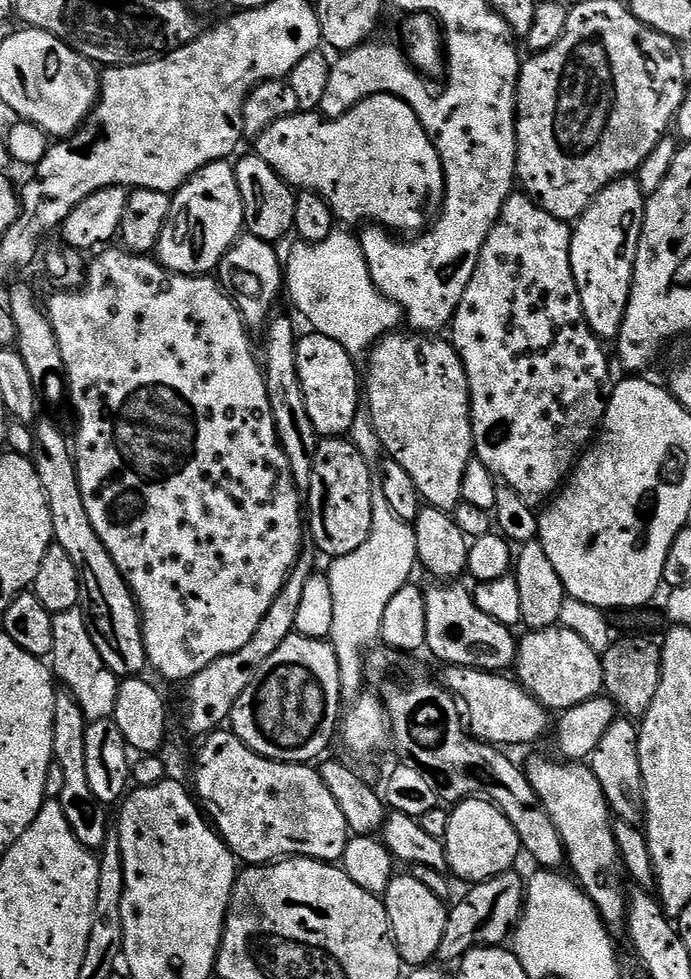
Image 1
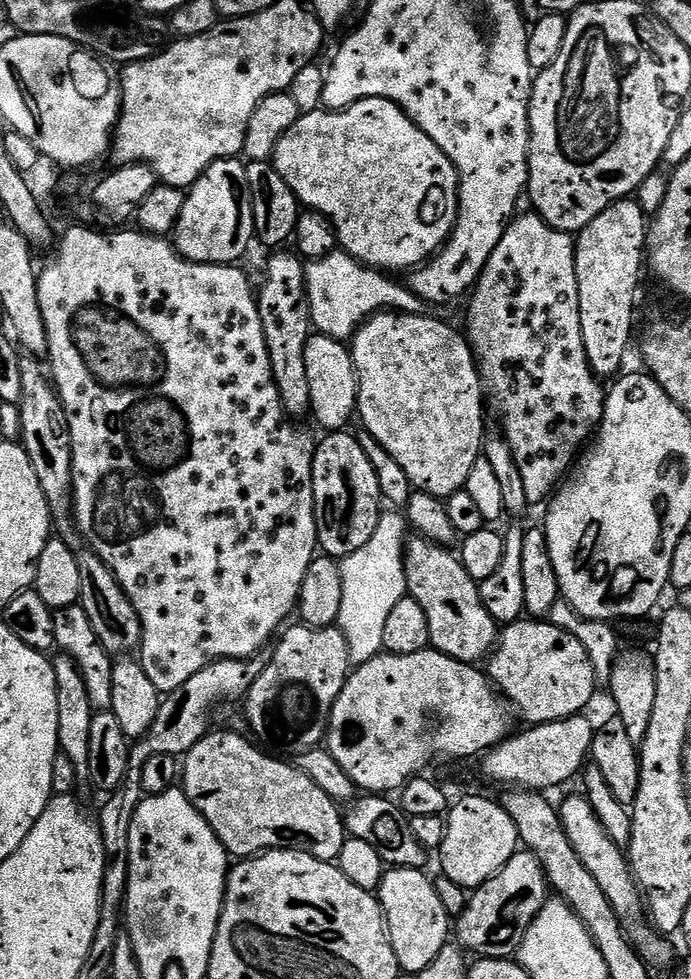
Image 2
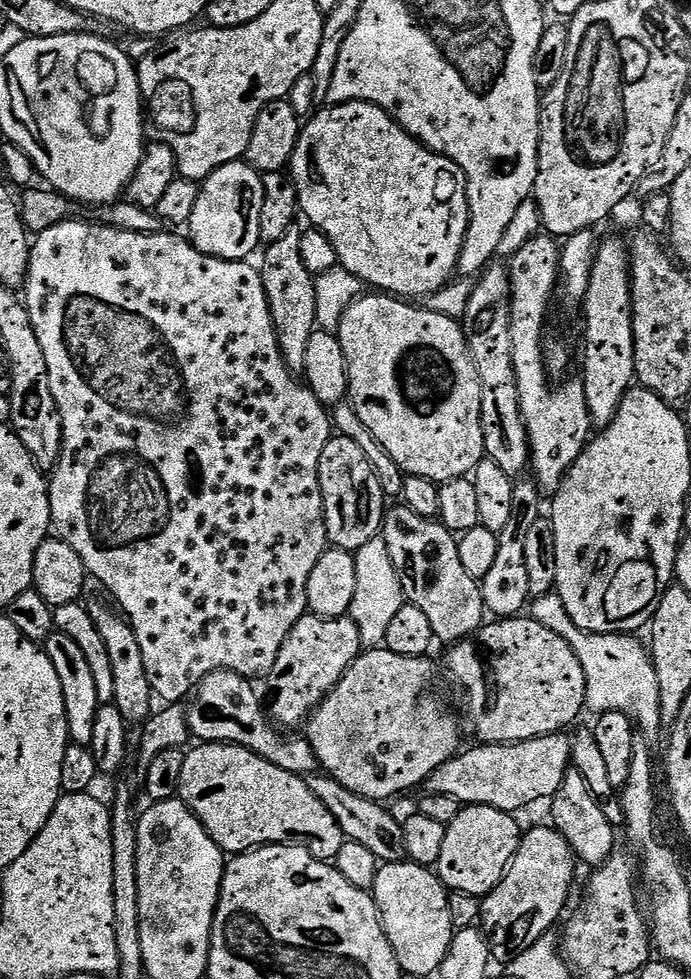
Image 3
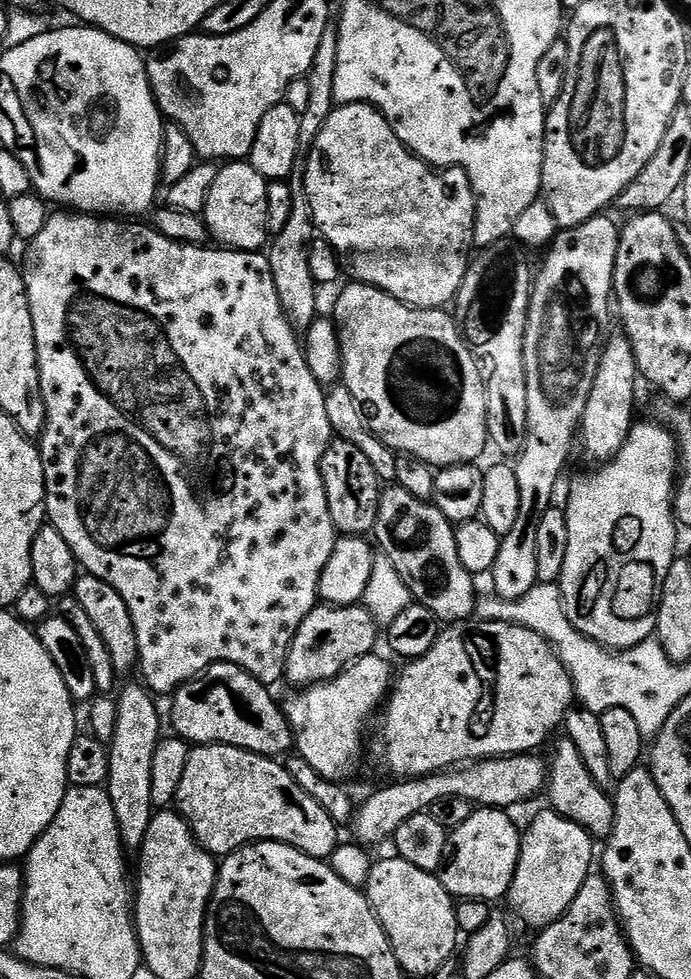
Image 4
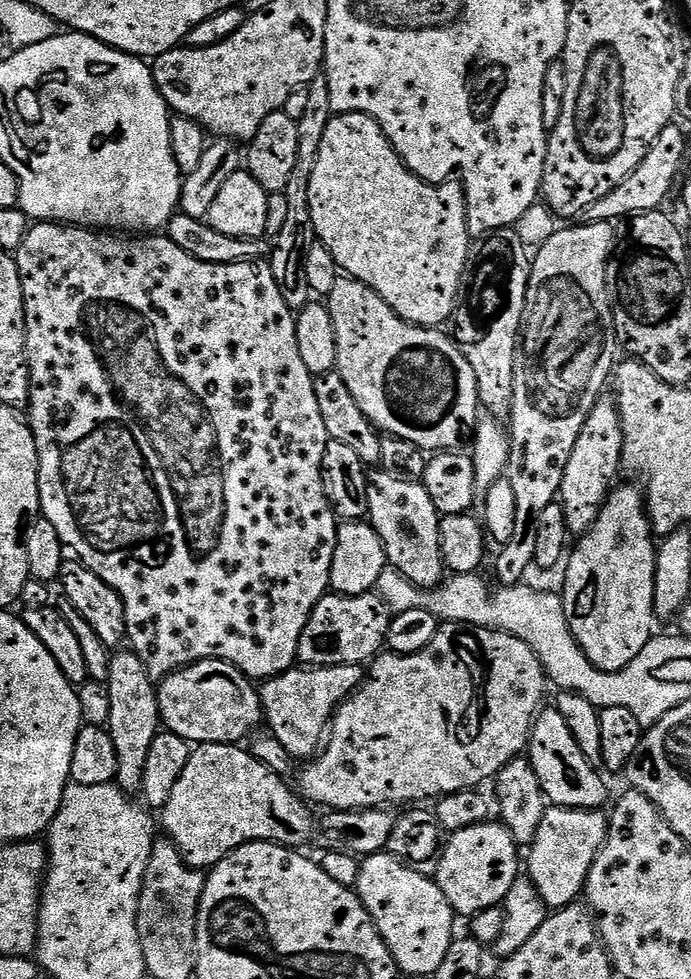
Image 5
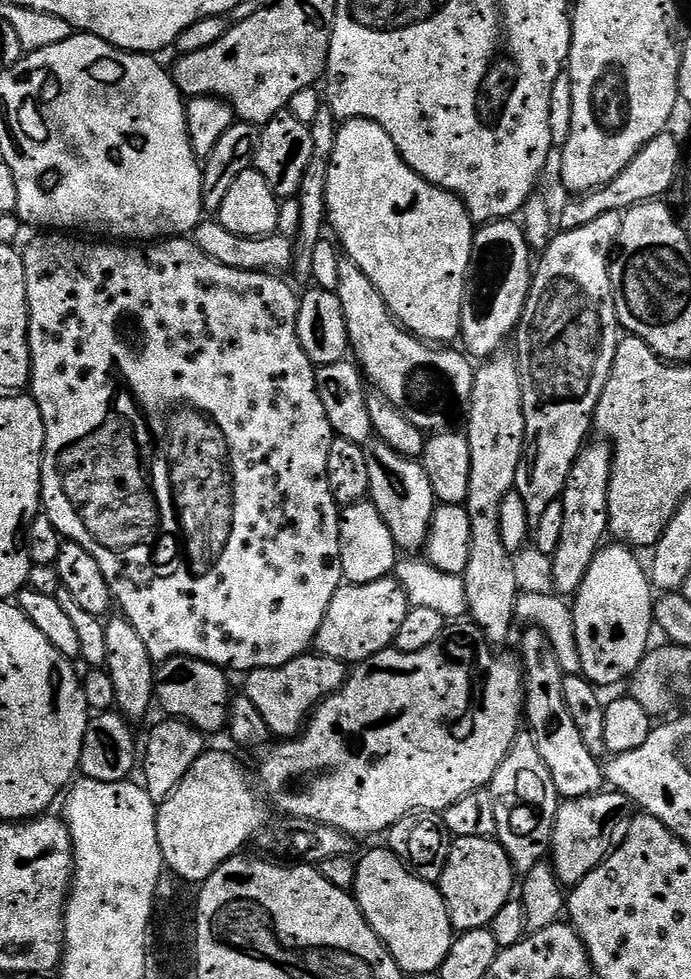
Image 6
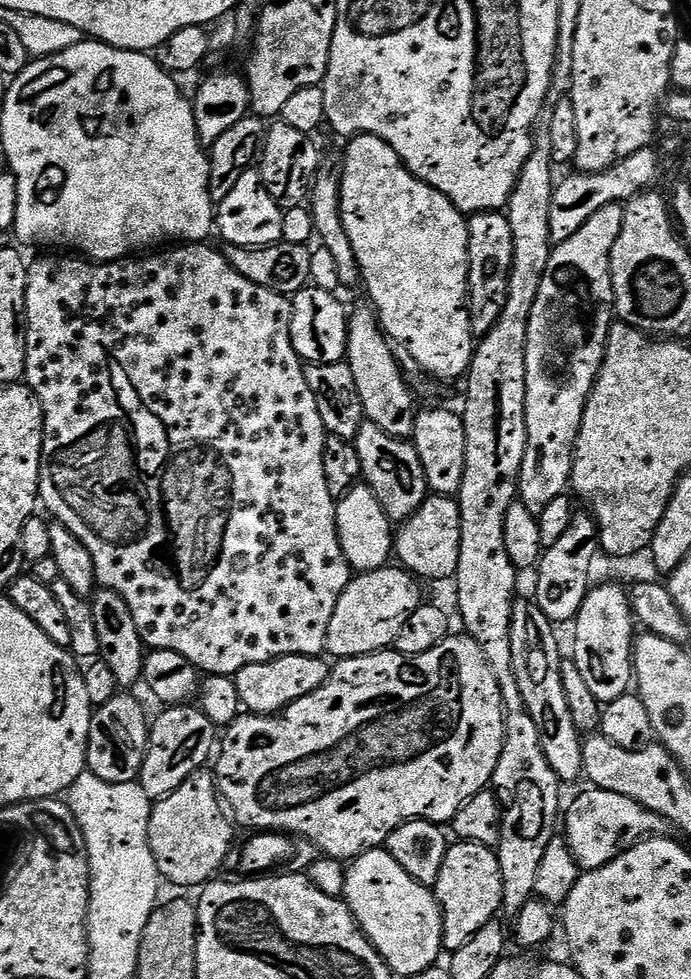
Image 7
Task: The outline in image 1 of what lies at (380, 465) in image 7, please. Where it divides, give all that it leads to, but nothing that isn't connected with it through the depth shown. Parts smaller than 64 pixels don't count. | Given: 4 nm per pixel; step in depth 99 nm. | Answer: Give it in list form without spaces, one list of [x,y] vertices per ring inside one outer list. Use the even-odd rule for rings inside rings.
[[[436,582],[433,585],[432,589],[429,587],[424,593],[427,651],[432,651],[444,666],[477,668],[497,674],[511,669],[516,663],[518,647],[513,629],[502,622],[494,622],[490,614],[482,614],[467,587],[459,588],[456,582]]]

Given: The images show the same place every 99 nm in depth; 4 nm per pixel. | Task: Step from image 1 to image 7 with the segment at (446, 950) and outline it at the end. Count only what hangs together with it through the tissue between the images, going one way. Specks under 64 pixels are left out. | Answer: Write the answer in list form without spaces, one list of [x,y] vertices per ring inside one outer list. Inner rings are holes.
[[[601,788],[587,791],[569,808],[567,805],[566,815],[562,820],[563,835],[580,869],[601,868],[645,838],[669,835],[668,819],[654,810],[643,808],[638,802],[634,802],[634,798],[626,798],[626,794],[614,794]]]

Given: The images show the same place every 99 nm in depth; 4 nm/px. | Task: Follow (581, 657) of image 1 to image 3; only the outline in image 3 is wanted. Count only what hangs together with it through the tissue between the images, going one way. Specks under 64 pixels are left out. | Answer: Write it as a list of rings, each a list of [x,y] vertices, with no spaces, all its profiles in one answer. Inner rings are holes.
[[[496,618],[491,622],[485,623],[475,636],[470,636],[467,640],[457,640],[447,649],[448,672],[456,679],[457,686],[464,691],[464,700],[468,703],[468,720],[472,723],[473,730],[476,731],[477,737],[475,739],[482,744],[517,744],[523,740],[555,736],[568,730],[564,728],[570,727],[579,718],[580,711],[583,713],[586,708],[584,702],[586,674],[582,670],[582,662],[578,662],[578,654],[574,654],[571,646],[561,636],[554,634],[554,630],[546,630],[546,626],[542,626],[537,620],[531,618]]]

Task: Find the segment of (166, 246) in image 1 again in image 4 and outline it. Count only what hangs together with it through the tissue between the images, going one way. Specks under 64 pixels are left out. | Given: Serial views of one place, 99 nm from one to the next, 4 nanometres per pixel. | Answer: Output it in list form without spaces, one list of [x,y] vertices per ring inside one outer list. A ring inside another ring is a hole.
[[[228,162],[217,171],[214,186],[210,190],[210,198],[206,198],[206,206],[202,213],[204,225],[208,227],[209,237],[217,245],[238,252],[260,252],[269,243],[268,211],[266,210],[266,194],[269,181],[254,170],[254,166],[247,162]]]

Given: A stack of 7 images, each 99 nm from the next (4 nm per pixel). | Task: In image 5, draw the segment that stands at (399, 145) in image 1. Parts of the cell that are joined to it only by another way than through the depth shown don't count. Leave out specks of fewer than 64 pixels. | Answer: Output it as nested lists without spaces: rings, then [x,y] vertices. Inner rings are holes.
[[[341,112],[333,115],[332,121],[326,126],[326,134],[322,134],[322,146],[318,146],[318,162],[314,162],[314,174],[310,178],[310,218],[315,239],[324,244],[326,250],[330,250],[337,269],[345,277],[374,289],[402,319],[412,324],[421,324],[423,328],[440,328],[451,321],[452,314],[456,311],[458,290],[468,261],[468,204],[464,201],[464,189],[459,183],[444,184],[441,188],[435,188],[424,180],[427,179],[407,168],[404,159],[396,153],[394,146],[386,138],[382,126],[378,126],[378,122],[372,116],[361,112]]]

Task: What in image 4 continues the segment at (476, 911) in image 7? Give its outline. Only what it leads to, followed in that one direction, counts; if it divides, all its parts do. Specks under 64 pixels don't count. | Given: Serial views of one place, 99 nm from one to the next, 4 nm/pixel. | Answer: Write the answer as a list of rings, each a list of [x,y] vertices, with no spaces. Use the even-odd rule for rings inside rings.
[[[477,807],[462,822],[462,826],[451,829],[448,834],[448,845],[446,854],[442,858],[442,866],[438,873],[442,886],[457,901],[461,900],[486,900],[489,902],[503,901],[507,897],[512,879],[518,866],[520,857],[521,829],[516,829],[516,824],[511,820],[509,813],[503,808],[482,808]]]

